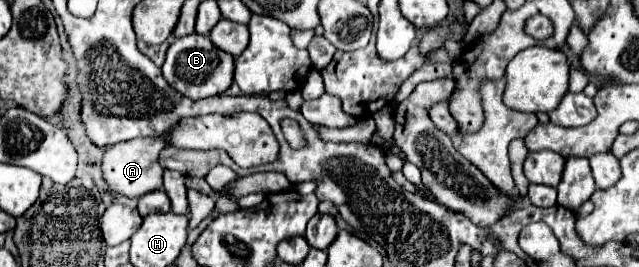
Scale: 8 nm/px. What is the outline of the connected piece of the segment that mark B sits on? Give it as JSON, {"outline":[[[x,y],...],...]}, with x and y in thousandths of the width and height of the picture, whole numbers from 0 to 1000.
{"outline":[[[302,120],[299,135],[274,142],[255,232],[255,285],[261,292],[261,307],[299,375],[349,352],[365,315],[365,262],[368,262],[368,217],[333,172],[327,135],[308,120]]]}

